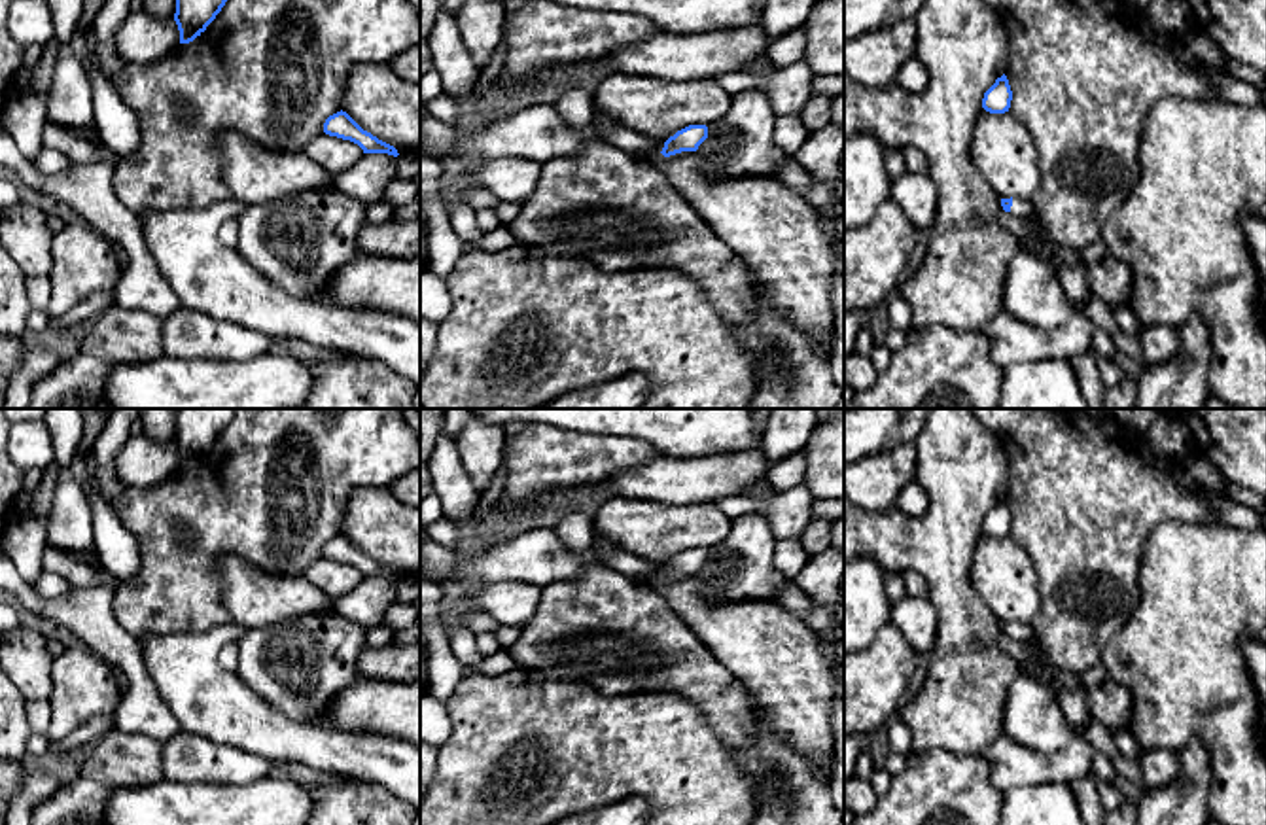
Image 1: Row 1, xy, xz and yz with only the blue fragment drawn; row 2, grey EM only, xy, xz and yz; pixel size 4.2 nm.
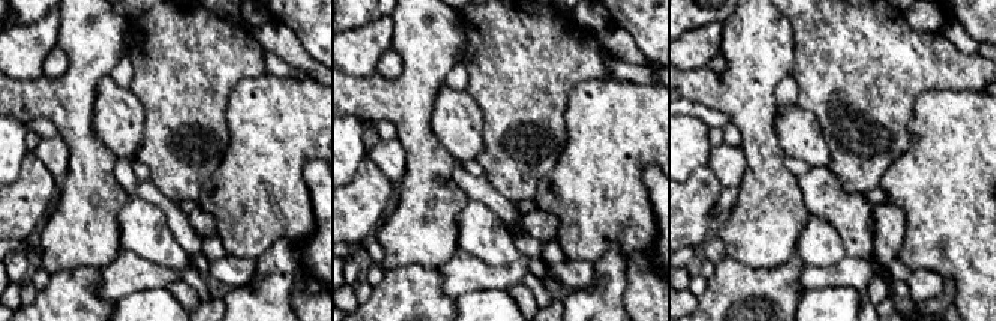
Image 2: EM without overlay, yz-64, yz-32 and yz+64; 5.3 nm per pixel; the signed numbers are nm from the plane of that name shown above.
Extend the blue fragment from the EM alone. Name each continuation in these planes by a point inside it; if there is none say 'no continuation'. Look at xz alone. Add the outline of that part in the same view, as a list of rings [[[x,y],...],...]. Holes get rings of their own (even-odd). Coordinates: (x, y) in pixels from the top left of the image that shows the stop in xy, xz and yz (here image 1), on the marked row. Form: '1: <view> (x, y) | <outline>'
no continuation

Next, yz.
1: yz (1020, 207) | [[[1014,197],[1012,206],[1011,206],[1011,214],[1020,216],[1020,218],[1029,218],[1035,214],[1035,210],[1029,201]]]

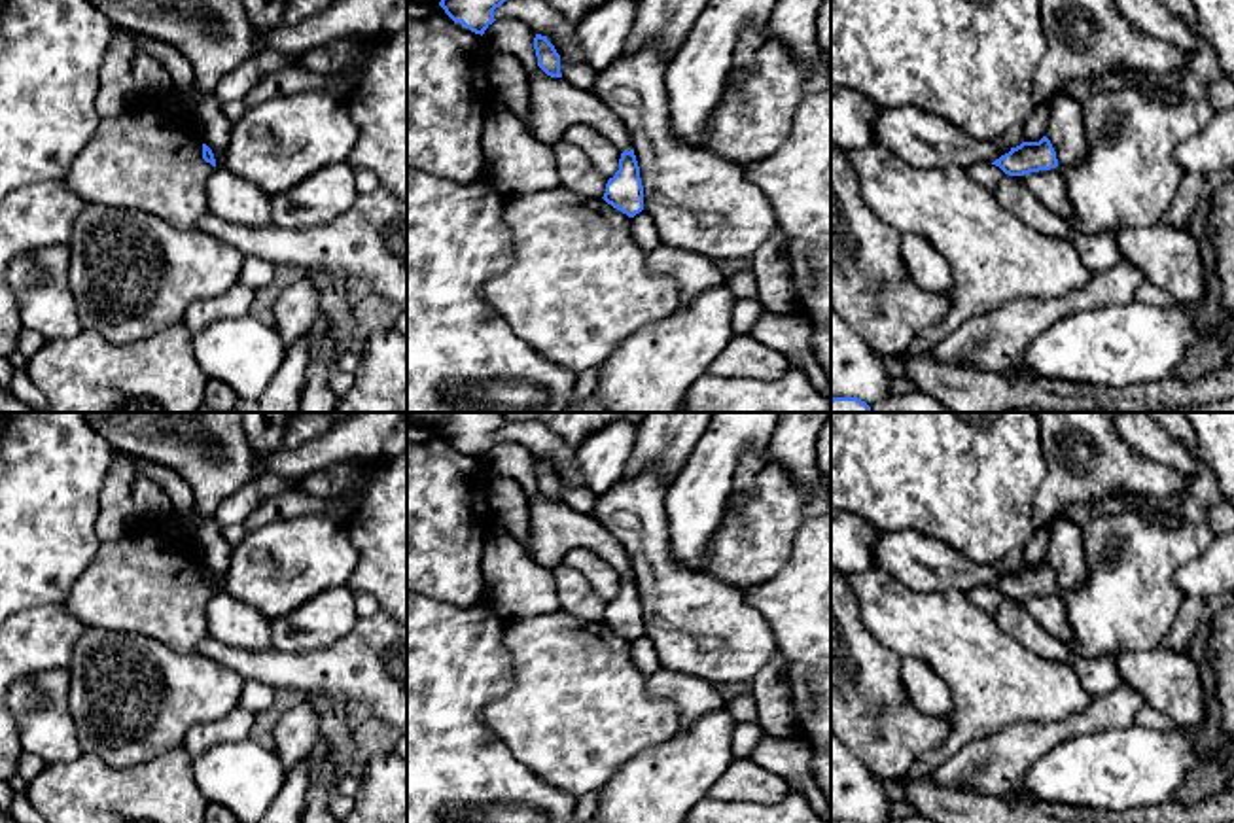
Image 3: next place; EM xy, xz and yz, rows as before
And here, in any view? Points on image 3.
no continuation

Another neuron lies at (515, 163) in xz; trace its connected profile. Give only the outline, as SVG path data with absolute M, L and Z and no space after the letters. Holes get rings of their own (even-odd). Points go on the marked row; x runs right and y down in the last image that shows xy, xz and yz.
M494 106L483 131L485 178L505 199L560 185L553 149L534 140L509 110Z

